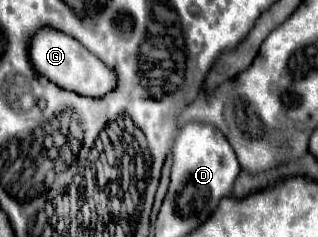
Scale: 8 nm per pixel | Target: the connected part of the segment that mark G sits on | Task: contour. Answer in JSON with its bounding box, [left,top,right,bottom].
[29,26,115,96]

